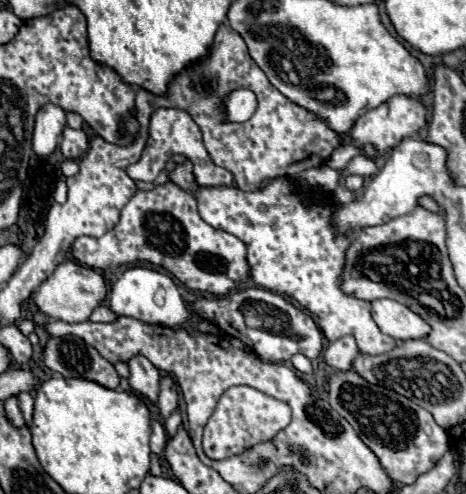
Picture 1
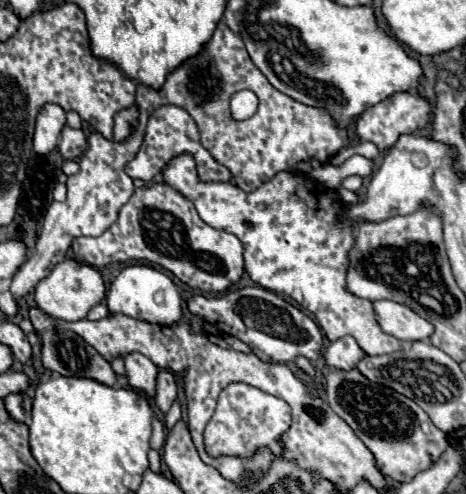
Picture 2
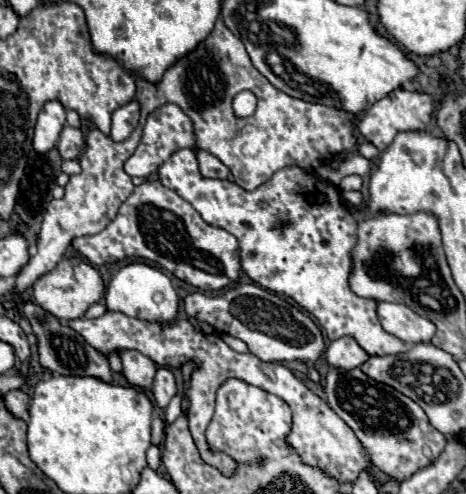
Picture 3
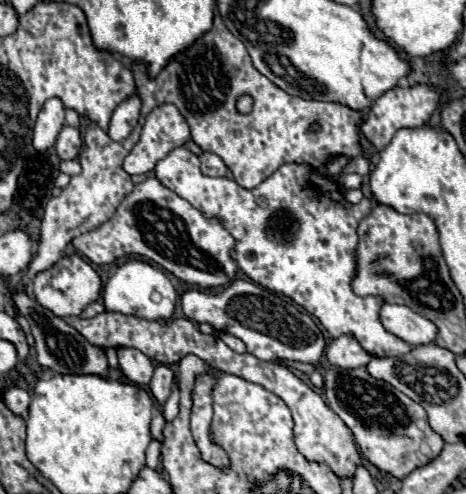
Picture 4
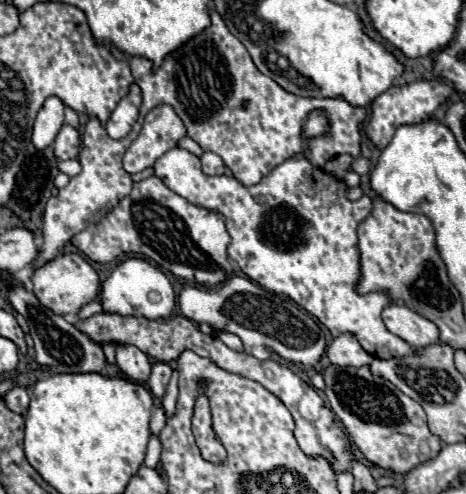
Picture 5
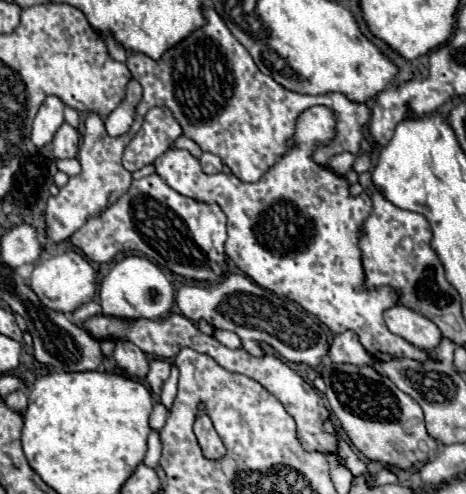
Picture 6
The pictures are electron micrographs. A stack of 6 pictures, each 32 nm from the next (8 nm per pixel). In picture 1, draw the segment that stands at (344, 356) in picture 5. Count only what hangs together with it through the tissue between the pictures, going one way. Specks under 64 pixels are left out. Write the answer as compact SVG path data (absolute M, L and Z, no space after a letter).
M344 336L340 340L330 342L330 346L324 352L324 362L330 368L336 368L336 370L344 372L344 370L352 368L358 354L360 354L360 348L358 348L356 340L352 336Z

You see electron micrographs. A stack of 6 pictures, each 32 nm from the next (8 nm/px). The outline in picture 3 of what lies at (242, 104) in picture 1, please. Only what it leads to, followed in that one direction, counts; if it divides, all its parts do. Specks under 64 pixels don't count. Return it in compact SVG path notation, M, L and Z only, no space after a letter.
M240 92L234 98L234 112L236 112L236 116L240 116L240 118L252 116L254 110L256 110L256 98L252 96L252 92Z

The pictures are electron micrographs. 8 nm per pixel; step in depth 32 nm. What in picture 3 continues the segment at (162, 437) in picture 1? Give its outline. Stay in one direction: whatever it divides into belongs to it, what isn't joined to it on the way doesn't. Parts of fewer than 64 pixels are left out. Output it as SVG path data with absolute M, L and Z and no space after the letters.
M154 418L152 420L152 444L162 444L164 440L164 418Z

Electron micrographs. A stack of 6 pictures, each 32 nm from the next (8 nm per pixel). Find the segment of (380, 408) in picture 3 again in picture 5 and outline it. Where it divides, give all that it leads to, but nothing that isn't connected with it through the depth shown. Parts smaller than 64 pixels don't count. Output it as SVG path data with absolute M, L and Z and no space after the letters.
M334 366L322 370L326 398L336 418L346 428L352 444L372 462L396 474L408 474L412 468L432 460L440 452L440 438L432 436L426 414L418 402L400 392L392 382L374 376L368 366Z

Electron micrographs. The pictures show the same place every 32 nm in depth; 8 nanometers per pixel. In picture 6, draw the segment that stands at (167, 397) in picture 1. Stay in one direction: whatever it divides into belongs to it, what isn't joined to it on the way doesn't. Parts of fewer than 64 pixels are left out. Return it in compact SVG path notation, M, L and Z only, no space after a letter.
M152 358L150 360L150 370L146 374L146 380L152 388L154 394L160 394L160 388L162 388L162 382L170 376L170 362L168 360L162 360L162 358Z

